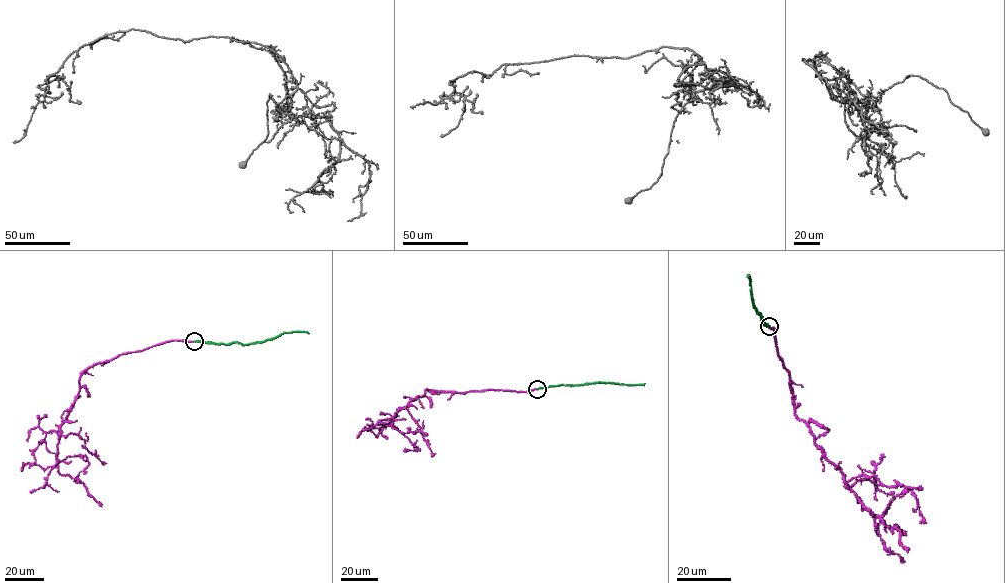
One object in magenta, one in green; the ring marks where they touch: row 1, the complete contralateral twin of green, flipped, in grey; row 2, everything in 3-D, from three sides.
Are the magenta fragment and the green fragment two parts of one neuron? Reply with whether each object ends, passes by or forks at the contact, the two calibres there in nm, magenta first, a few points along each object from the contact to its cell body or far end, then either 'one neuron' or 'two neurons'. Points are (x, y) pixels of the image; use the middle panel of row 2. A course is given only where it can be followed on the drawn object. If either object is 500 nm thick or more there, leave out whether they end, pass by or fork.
magenta ends | green ends | 400/220 nm | magenta via (537, 388), (463, 393), (427, 389), (425, 394), (400, 407), (392, 427), (404, 433), (420, 431), (427, 434) | green via (537, 388), (595, 382), (645, 383) | one neuron

